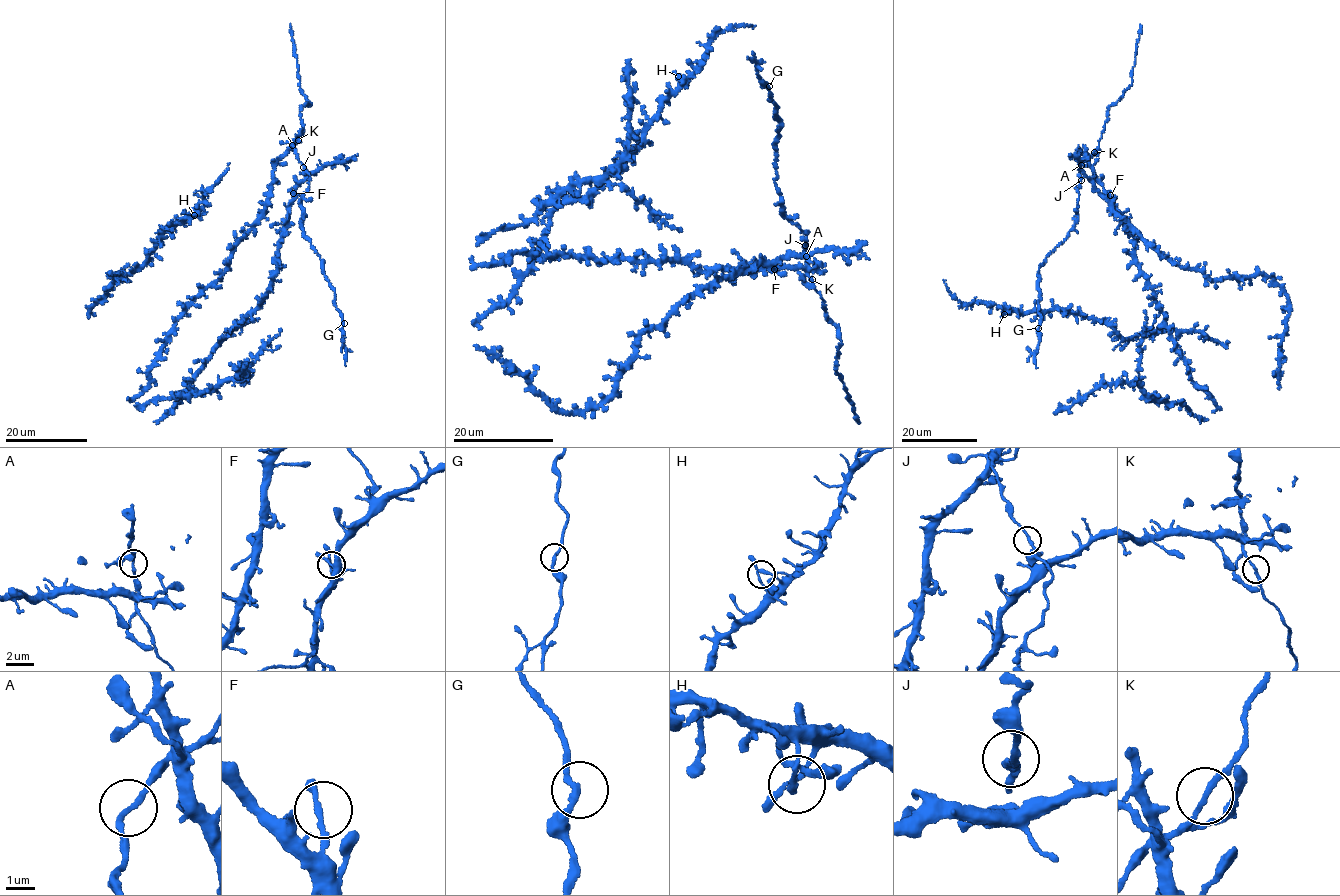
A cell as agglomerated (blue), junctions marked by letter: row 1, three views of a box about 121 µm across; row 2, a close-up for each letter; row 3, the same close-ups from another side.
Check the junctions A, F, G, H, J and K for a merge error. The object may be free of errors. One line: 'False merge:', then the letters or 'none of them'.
False merge: none of them

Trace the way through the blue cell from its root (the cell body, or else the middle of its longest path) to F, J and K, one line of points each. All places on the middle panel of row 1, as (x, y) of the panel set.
F: (734, 269), (800, 268), (807, 263), (805, 246), (805, 254), (772, 263), (774, 269)
J: (734, 269), (750, 271), (763, 267), (769, 270), (789, 266), (800, 268), (807, 263), (805, 245)
K: (734, 269), (801, 267), (811, 280)

